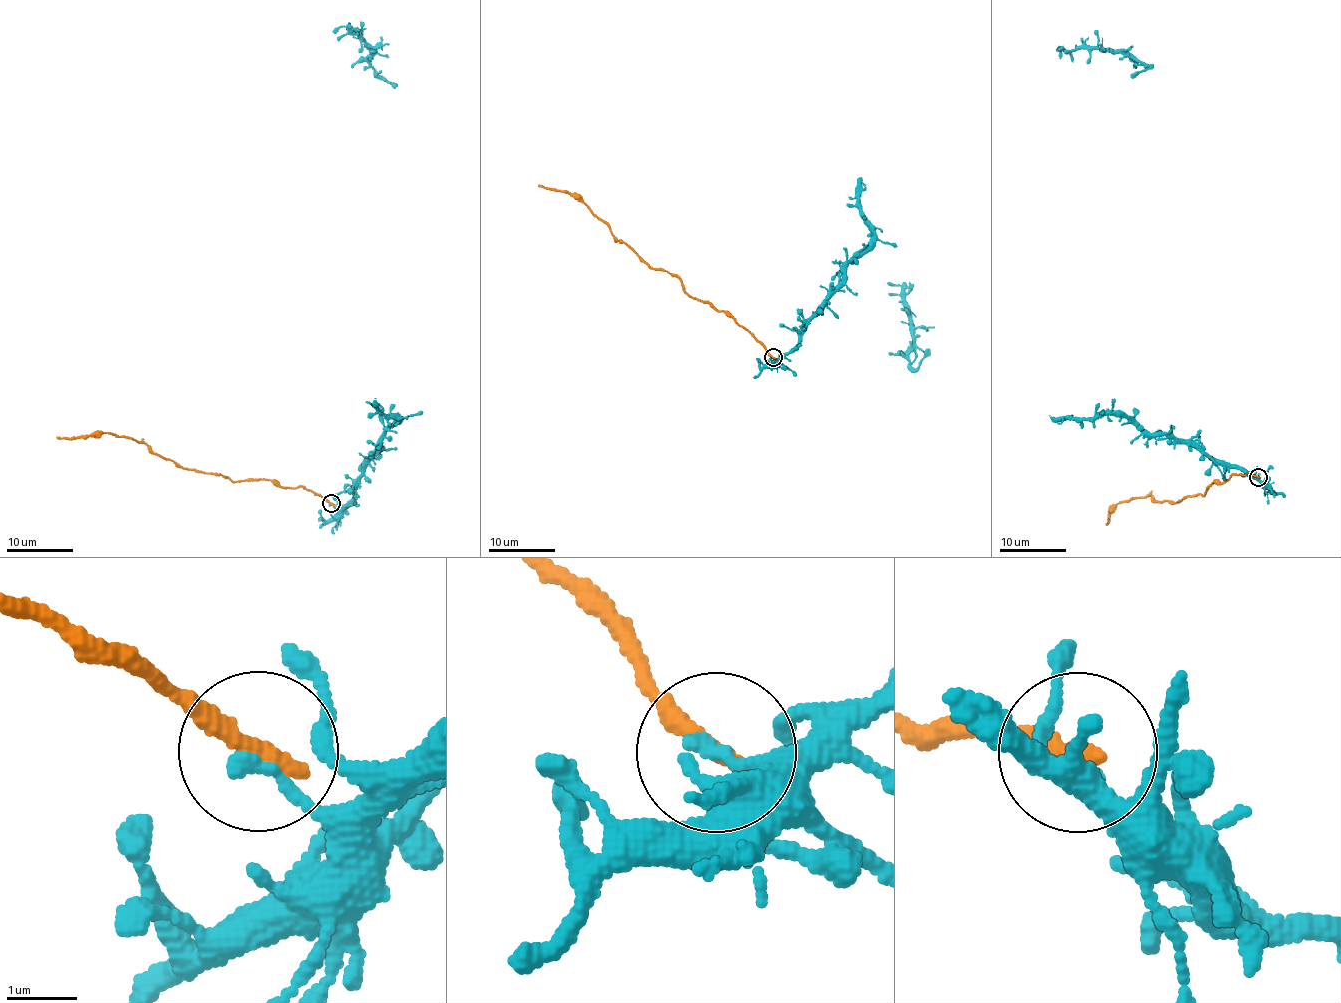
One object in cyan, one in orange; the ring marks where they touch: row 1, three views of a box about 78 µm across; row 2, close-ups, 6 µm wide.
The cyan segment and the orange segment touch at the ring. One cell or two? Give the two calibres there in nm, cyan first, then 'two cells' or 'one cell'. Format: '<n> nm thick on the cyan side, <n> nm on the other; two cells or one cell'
220 nm thick on the cyan side, 320 nm on the other; two cells

